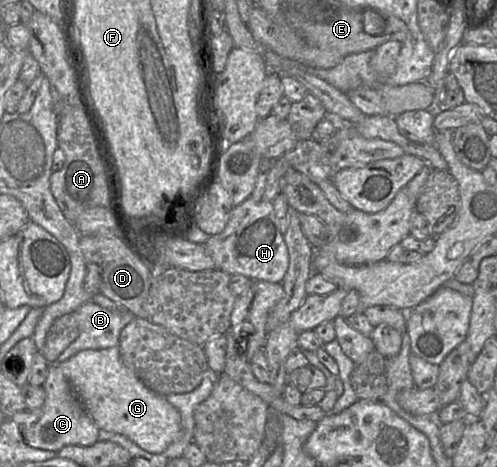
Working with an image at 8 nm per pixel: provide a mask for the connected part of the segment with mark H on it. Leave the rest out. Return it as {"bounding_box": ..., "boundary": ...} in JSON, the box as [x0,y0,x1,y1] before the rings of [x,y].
{"bounding_box":[204,199,289,283],"boundary":[[[246,199],[233,208],[225,229],[204,244],[216,268],[230,275],[244,275],[252,280],[281,283],[289,264],[289,255],[271,201]]]}

